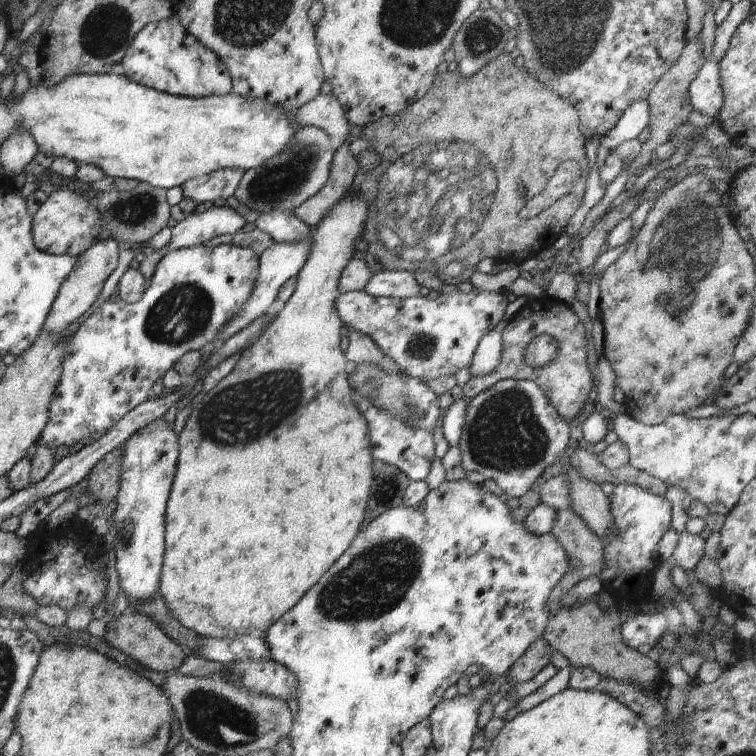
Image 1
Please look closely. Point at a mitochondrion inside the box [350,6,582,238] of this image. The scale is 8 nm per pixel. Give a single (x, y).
(483, 35)

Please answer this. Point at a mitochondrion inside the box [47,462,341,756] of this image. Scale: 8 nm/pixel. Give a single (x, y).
(210, 718)

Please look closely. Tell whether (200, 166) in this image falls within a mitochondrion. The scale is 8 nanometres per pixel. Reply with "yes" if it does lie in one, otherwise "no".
no

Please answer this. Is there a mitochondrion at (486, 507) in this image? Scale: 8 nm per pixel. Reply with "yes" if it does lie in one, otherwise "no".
no

